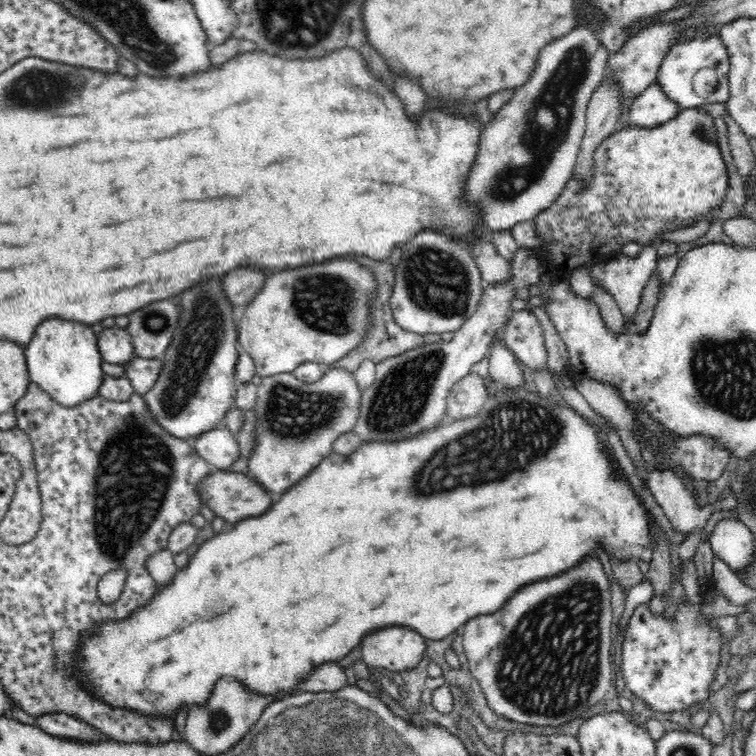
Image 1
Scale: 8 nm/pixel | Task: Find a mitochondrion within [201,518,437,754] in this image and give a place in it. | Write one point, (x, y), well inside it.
(219, 721)

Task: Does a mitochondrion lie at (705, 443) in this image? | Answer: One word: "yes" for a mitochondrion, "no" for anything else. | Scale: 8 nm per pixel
no

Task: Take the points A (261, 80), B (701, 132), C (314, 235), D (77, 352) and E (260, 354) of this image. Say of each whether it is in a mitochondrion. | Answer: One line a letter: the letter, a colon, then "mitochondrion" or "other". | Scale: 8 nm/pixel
A: other
B: mitochondrion
C: other
D: other
E: other

